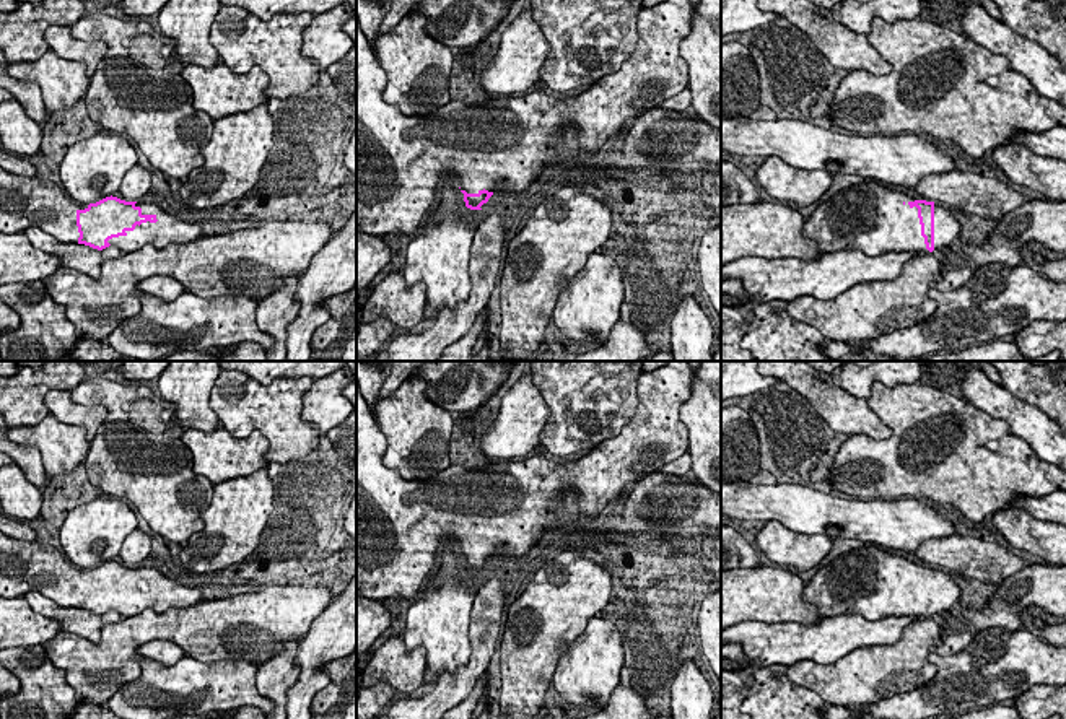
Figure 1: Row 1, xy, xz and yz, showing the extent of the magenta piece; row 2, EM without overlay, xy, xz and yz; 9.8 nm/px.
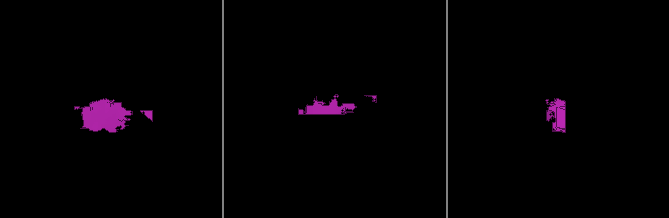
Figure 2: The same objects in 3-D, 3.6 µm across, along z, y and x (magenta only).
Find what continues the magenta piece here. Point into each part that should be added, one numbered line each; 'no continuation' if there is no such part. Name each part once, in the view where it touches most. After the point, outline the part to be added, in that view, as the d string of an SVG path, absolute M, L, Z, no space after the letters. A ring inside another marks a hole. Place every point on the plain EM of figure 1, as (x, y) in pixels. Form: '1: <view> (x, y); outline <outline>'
1: xy (168, 594); outline M155 563L140 564L135 571L142 573L142 579L155 579L158 586L137 589L133 595L125 595L125 600L107 605L111 610L119 612L122 618L138 615L146 608L156 613L164 613L168 608L186 608L202 599L200 589L171 581L155 568Z

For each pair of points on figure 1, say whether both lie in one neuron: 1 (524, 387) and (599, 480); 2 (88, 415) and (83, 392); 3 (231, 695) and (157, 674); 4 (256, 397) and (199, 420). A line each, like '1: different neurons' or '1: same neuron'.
1: different neurons
2: different neurons
3: same neuron
4: different neurons

